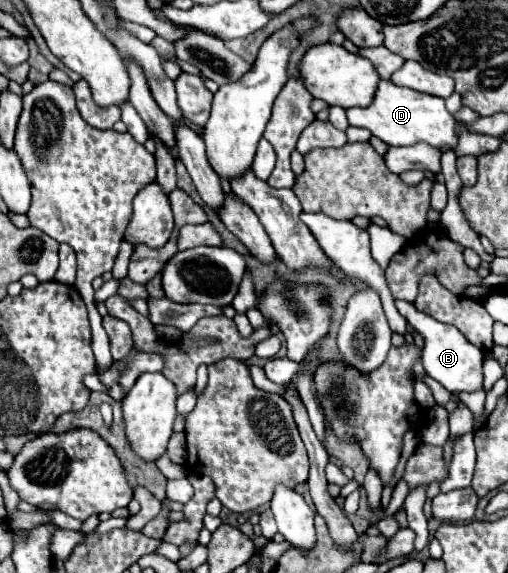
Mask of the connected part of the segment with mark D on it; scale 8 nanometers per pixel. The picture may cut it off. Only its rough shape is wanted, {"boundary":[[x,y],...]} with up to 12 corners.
{"boundary":[[379,83],[349,125],[387,145],[455,149],[445,99]]}

